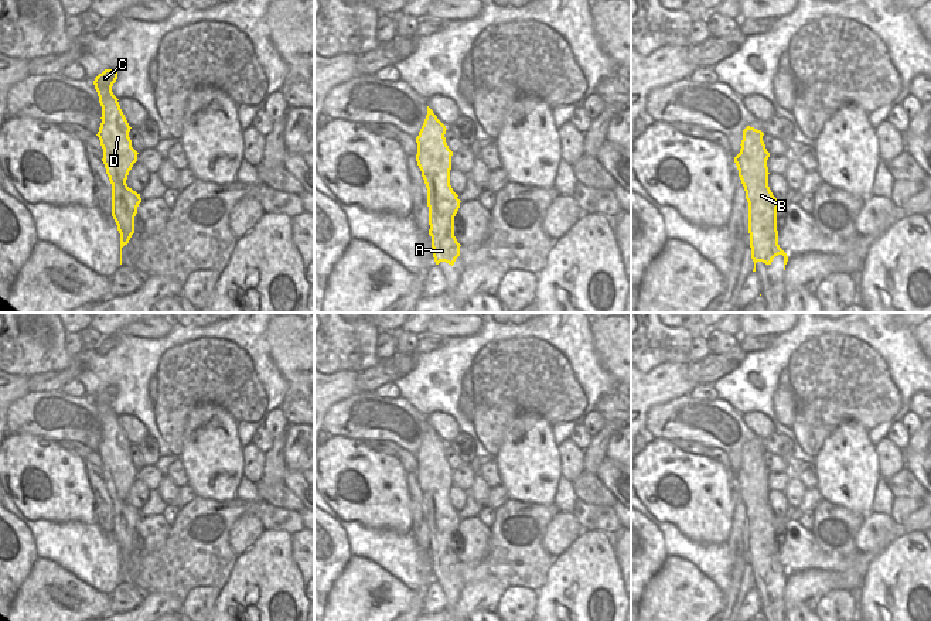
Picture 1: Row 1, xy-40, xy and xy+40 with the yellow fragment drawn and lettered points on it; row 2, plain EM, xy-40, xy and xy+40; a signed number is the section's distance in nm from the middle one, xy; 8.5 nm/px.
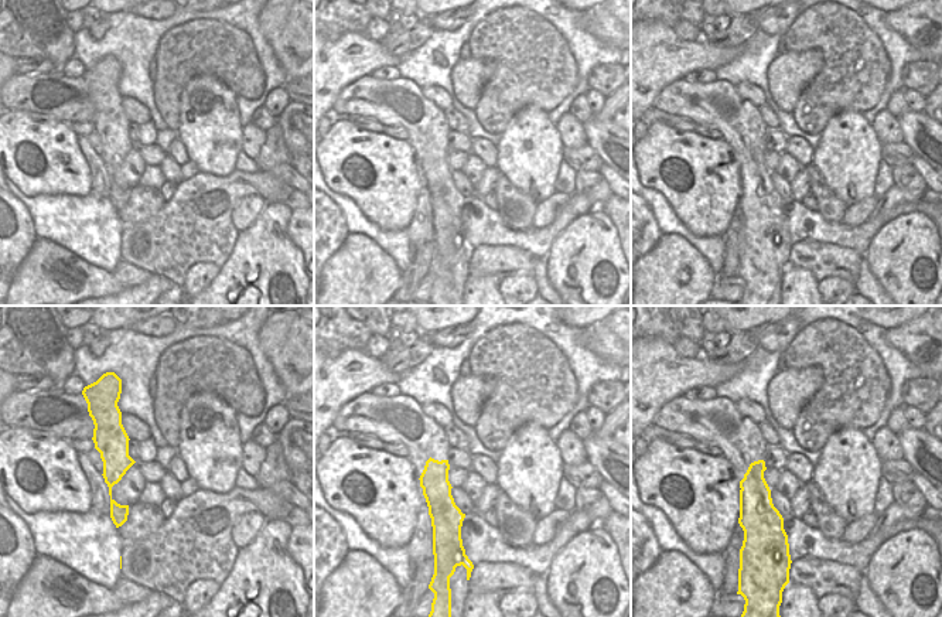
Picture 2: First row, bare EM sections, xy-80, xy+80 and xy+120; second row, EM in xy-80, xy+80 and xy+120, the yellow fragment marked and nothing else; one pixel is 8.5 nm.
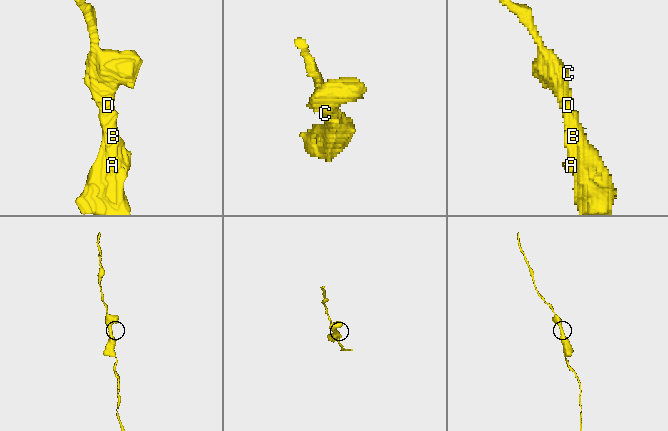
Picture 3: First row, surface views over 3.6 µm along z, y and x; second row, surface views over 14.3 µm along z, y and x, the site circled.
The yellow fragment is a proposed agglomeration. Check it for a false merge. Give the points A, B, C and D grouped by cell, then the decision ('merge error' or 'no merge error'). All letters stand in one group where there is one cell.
groups A B / C D; merge error

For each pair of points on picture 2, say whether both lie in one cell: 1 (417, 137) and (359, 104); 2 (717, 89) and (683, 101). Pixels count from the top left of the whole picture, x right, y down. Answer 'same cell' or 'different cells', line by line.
1: same cell
2: same cell

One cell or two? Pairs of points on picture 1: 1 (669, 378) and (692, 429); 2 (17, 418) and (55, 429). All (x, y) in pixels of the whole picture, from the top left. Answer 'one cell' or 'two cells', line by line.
1: two cells
2: one cell

